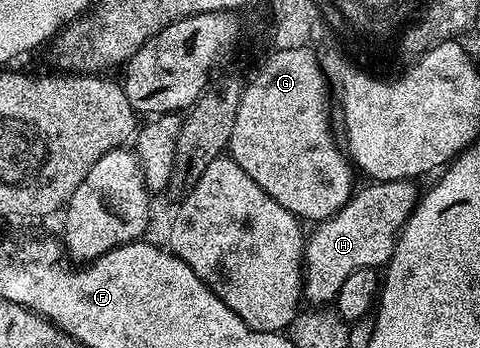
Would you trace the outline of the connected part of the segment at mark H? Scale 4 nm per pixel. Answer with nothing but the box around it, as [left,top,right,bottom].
[303,179,419,305]

